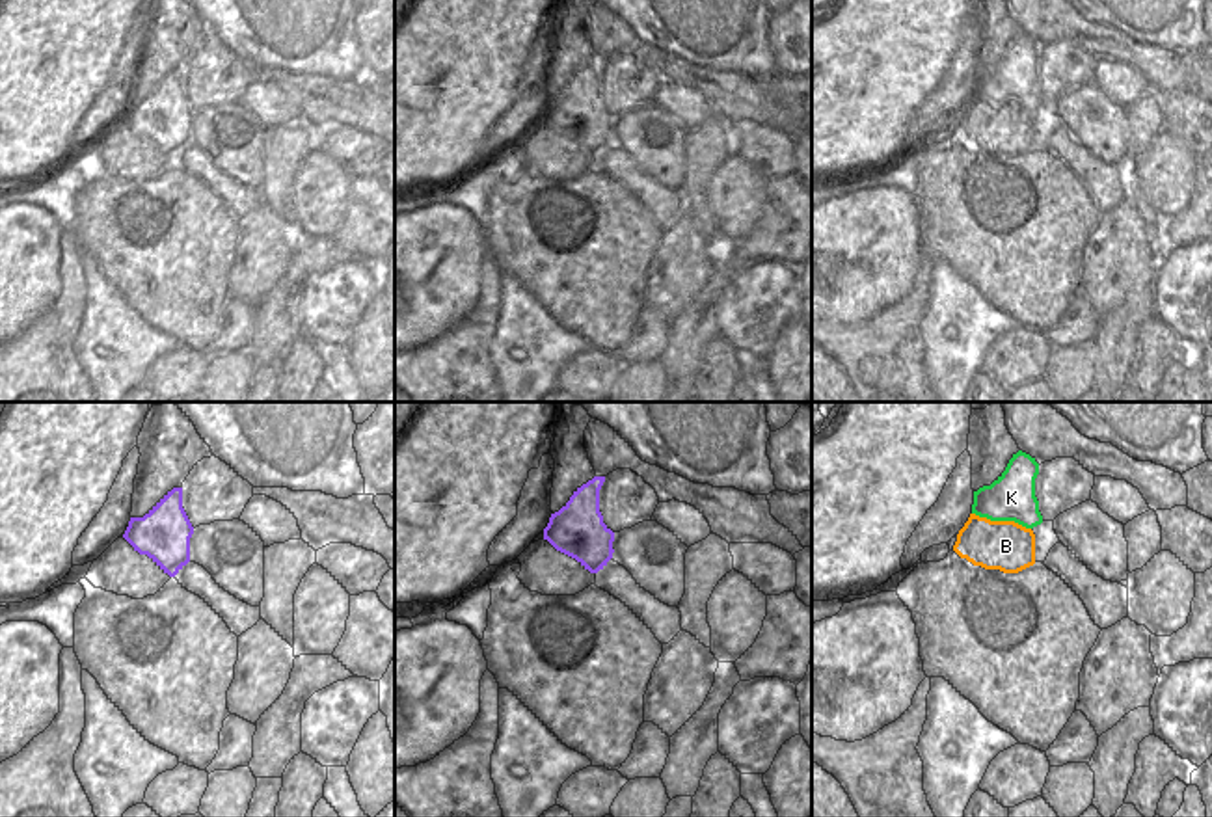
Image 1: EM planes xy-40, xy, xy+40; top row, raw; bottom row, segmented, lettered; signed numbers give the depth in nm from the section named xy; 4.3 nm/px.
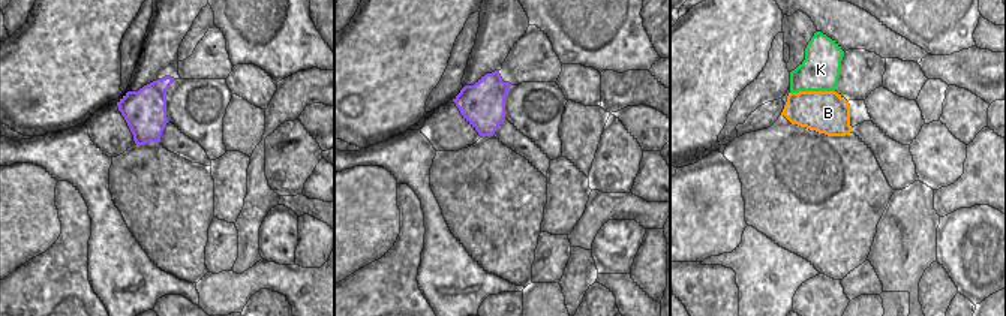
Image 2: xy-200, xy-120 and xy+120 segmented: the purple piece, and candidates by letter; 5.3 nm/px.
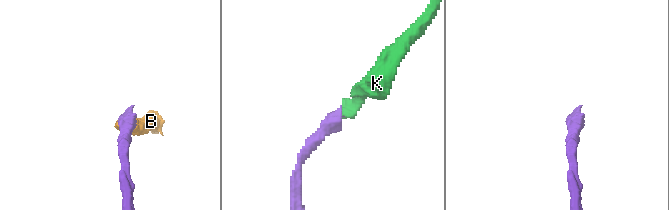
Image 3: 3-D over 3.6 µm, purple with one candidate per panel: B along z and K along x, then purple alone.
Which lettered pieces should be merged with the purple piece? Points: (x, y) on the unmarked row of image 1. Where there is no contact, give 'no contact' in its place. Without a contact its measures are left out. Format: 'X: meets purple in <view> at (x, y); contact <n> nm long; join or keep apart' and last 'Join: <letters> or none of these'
B: no contact; keep apart
K: no contact; join
Join: K

